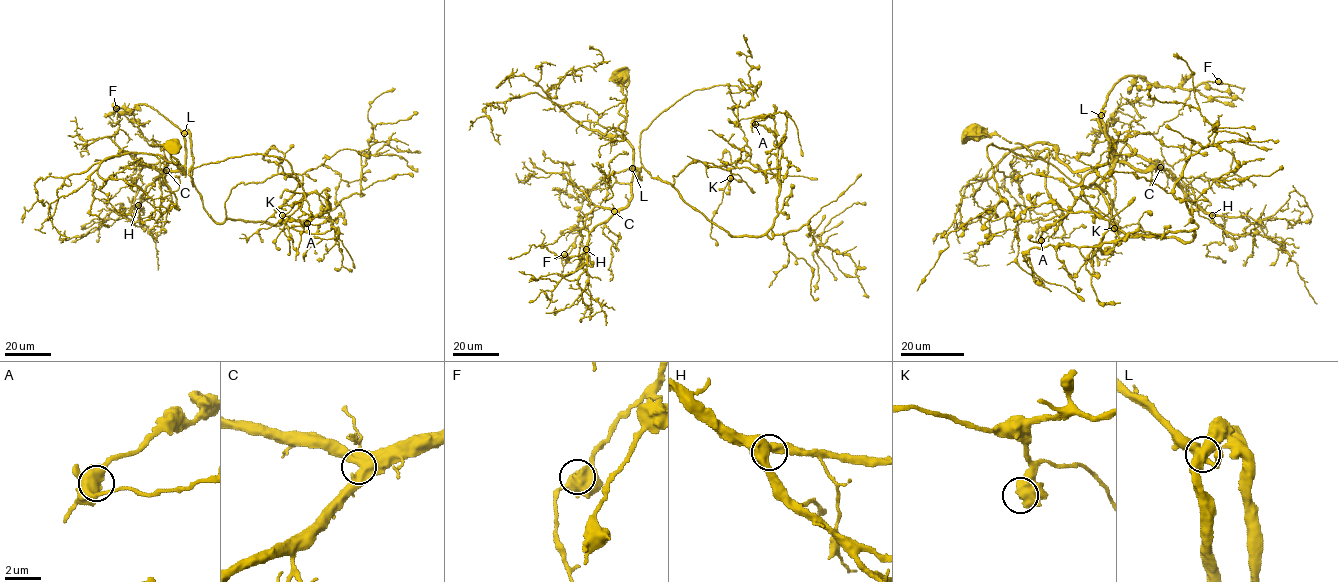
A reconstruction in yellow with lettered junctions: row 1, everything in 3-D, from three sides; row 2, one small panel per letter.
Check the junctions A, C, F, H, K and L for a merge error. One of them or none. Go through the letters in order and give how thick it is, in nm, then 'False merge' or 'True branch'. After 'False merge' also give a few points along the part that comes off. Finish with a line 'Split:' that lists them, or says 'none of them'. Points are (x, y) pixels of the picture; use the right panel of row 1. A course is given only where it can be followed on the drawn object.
A: Thickness 550 nm. True branch
C: Thickness 500 nm. True branch
F: Thickness 600 nm. True branch
H: Thickness 500 nm. True branch
K: Thickness 600 nm. True branch
L: Thickness 600 nm. False merge. Course of the part to remove: (1101, 115), (1111, 88), (1127, 76), (1141, 76), (1162, 87), (1191, 89), (1220, 81), (1243, 88), (1241, 93)
Split: L

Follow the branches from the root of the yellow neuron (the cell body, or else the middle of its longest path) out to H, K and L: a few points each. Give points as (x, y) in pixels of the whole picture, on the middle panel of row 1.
H: (620, 75), (626, 102), (618, 127), (633, 147), (631, 198), (590, 232), (586, 249)
K: (620, 75), (633, 176), (642, 167), (669, 183), (732, 236), (763, 234), (780, 169), (732, 168), (730, 178)
L: (620, 75), (626, 102), (618, 127), (633, 147), (632, 168)

